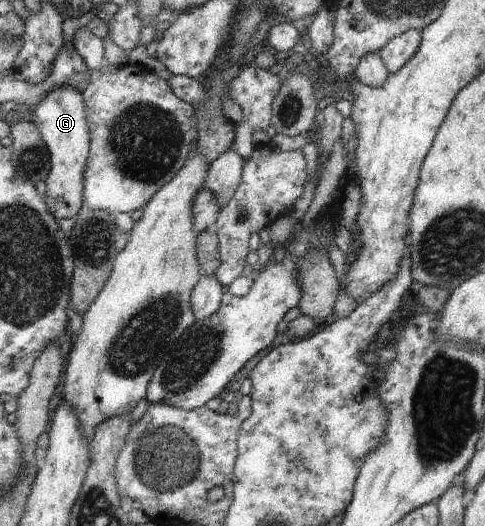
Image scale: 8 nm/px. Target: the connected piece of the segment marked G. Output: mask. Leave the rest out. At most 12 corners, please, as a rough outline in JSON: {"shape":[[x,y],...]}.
{"shape":[[57,87],[29,121],[50,154],[43,199],[57,219],[83,207],[90,149],[81,91]]}

